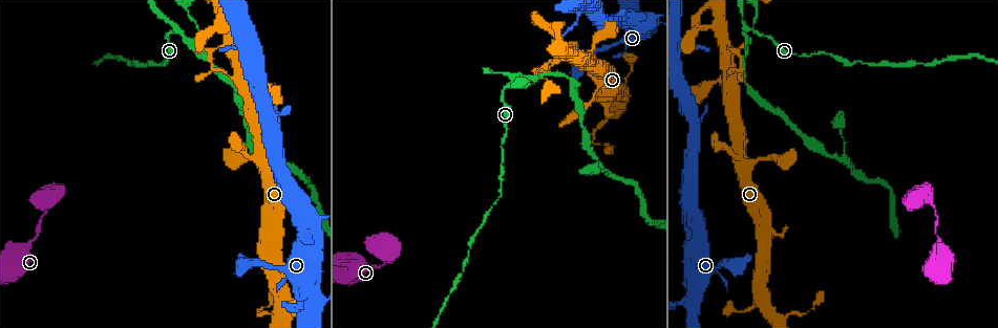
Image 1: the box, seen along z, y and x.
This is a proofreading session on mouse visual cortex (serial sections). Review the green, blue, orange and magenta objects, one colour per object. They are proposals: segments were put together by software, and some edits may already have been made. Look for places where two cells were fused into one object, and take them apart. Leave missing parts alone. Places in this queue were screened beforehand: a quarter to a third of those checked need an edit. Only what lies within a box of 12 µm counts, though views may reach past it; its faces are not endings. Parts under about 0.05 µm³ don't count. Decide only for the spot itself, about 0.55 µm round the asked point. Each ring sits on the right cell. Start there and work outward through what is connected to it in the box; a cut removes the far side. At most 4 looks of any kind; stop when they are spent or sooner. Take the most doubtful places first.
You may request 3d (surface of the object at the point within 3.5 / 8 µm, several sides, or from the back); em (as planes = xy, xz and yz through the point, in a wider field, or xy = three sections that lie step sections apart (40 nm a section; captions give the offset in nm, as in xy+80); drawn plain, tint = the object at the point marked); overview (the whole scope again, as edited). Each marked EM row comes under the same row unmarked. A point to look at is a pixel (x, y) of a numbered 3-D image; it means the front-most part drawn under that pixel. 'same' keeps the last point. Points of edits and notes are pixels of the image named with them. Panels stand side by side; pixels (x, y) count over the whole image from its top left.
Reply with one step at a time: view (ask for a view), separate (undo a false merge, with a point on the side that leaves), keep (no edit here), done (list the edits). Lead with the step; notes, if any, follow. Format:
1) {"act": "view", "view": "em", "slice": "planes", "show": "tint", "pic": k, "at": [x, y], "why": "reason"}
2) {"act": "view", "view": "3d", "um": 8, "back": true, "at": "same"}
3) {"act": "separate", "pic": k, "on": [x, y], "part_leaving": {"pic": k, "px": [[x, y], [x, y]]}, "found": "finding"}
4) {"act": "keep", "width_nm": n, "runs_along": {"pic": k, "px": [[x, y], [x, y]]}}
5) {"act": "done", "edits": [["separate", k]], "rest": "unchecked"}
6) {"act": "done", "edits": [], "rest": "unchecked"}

{"act": "view", "view": "em", "slice": "xy", "step": 5, "show": "tint", "pic": 1, "at": [193, 48], "why": "abrupt turn"}

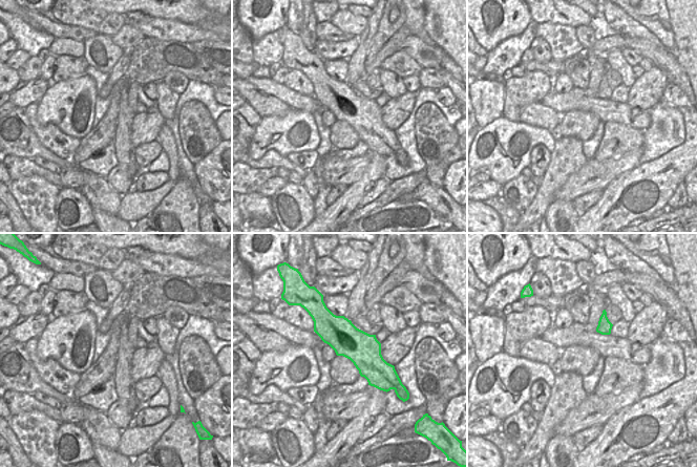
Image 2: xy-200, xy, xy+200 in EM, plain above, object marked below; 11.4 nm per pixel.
{"act": "view", "view": "3d", "um": 3.5, "back": true, "at": "same"}

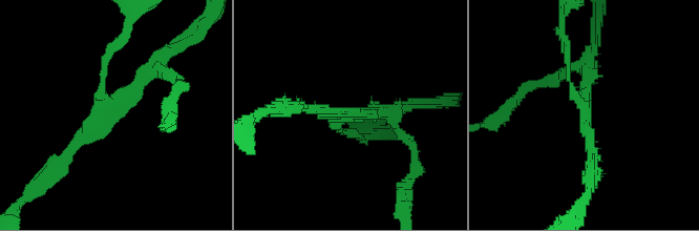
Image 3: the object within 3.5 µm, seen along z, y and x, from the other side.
{"act": "keep", "runs_along": {"pic": 3, "px": [[160, 66], [101, 111], [63, 160]]}, "found": "one cell here"}

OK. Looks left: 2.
{"act": "view", "view": "3d", "um": 3.5, "pic": 1, "at": [844, 158], "why": "two arms in line, one across"}

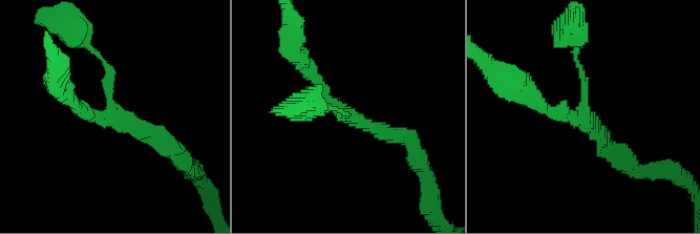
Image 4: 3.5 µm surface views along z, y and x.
{"act": "view", "view": "em", "slice": "xy", "step": 2, "show": "tint", "pic": 4, "at": [347, 108]}

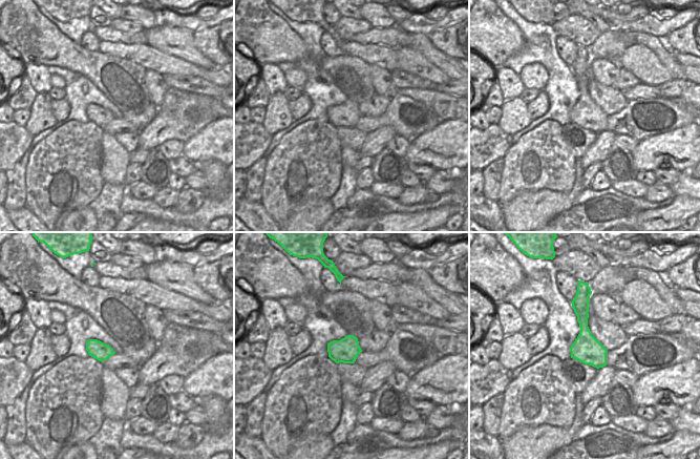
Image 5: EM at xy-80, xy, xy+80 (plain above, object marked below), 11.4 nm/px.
{"act": "keep", "arm_widths_nm": [100, 200, 250], "found": "one cell here"}

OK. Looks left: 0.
{"act": "done", "edits": [], "rest": "unchecked"}

